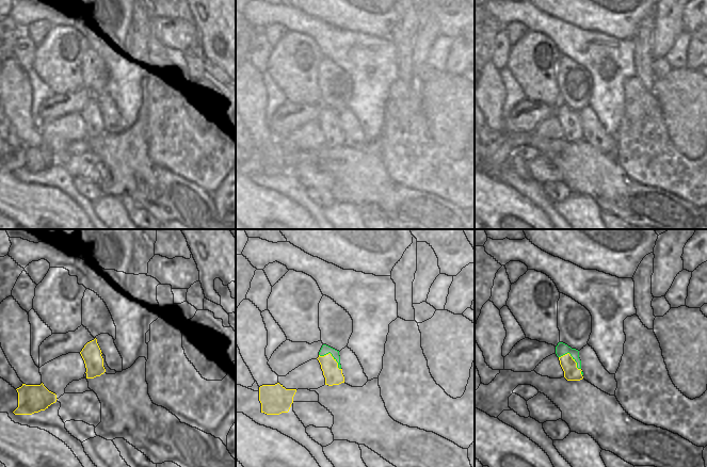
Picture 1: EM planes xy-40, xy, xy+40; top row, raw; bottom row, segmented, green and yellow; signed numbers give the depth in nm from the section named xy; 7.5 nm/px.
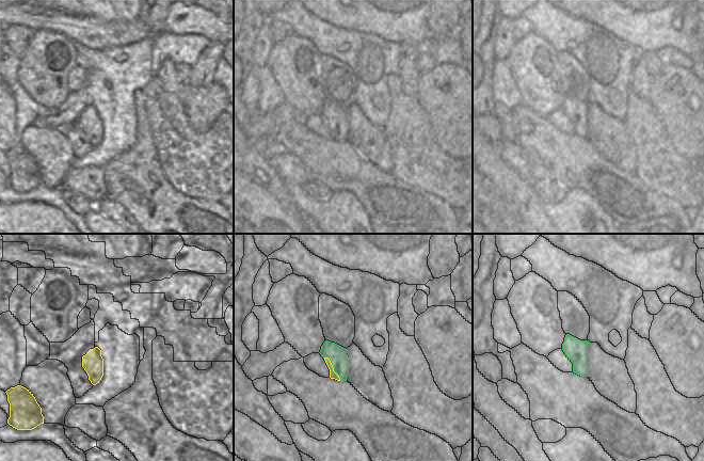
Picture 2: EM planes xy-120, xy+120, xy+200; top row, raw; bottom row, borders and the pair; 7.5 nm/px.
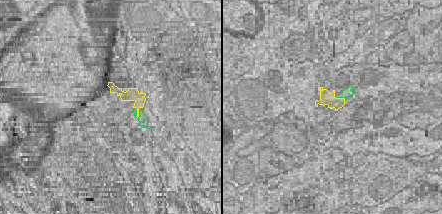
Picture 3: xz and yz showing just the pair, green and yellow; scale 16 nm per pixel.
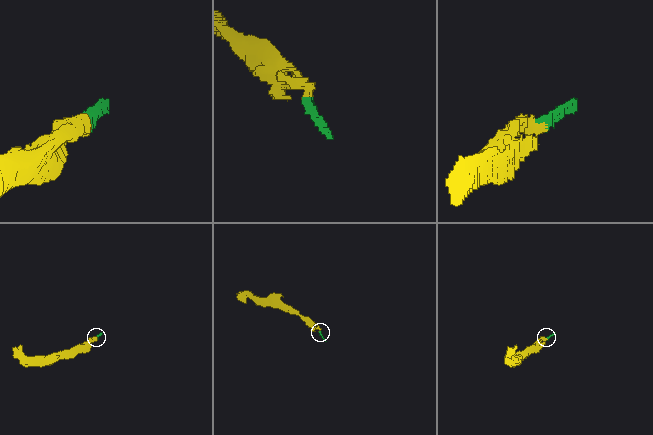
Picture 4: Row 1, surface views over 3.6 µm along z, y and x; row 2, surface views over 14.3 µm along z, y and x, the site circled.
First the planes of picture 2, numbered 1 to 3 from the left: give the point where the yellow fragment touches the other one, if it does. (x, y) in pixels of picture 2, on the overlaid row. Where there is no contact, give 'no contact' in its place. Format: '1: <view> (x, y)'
1: no contact
2: xy+120 (333, 366)
3: no contact

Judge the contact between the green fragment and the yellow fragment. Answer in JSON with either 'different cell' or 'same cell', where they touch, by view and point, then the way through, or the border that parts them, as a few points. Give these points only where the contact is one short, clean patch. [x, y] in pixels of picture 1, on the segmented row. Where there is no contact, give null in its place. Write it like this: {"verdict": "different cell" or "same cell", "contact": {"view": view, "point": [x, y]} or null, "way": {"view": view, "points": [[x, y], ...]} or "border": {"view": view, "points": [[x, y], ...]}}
{"verdict": "different cell", "contact": {"view": "xy+40", "point": [573, 358]}, "border": {"view": "xy+40", "points": [[559, 356], [568, 353], [582, 374]]}}

